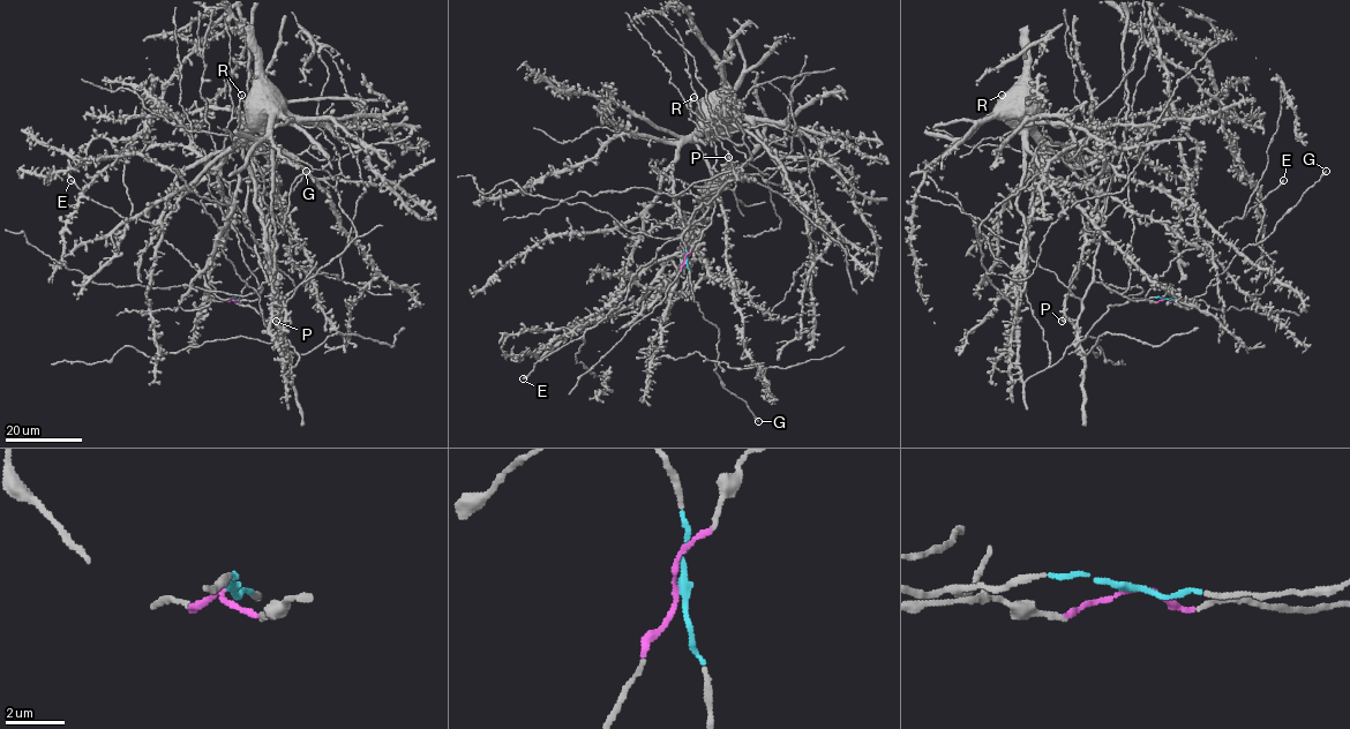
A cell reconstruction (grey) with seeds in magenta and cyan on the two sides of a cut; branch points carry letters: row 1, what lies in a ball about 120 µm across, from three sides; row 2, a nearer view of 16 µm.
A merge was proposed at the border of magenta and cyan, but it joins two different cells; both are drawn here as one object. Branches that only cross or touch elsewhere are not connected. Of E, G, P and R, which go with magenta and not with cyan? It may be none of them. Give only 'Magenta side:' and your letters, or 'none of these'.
Magenta side: P, R

